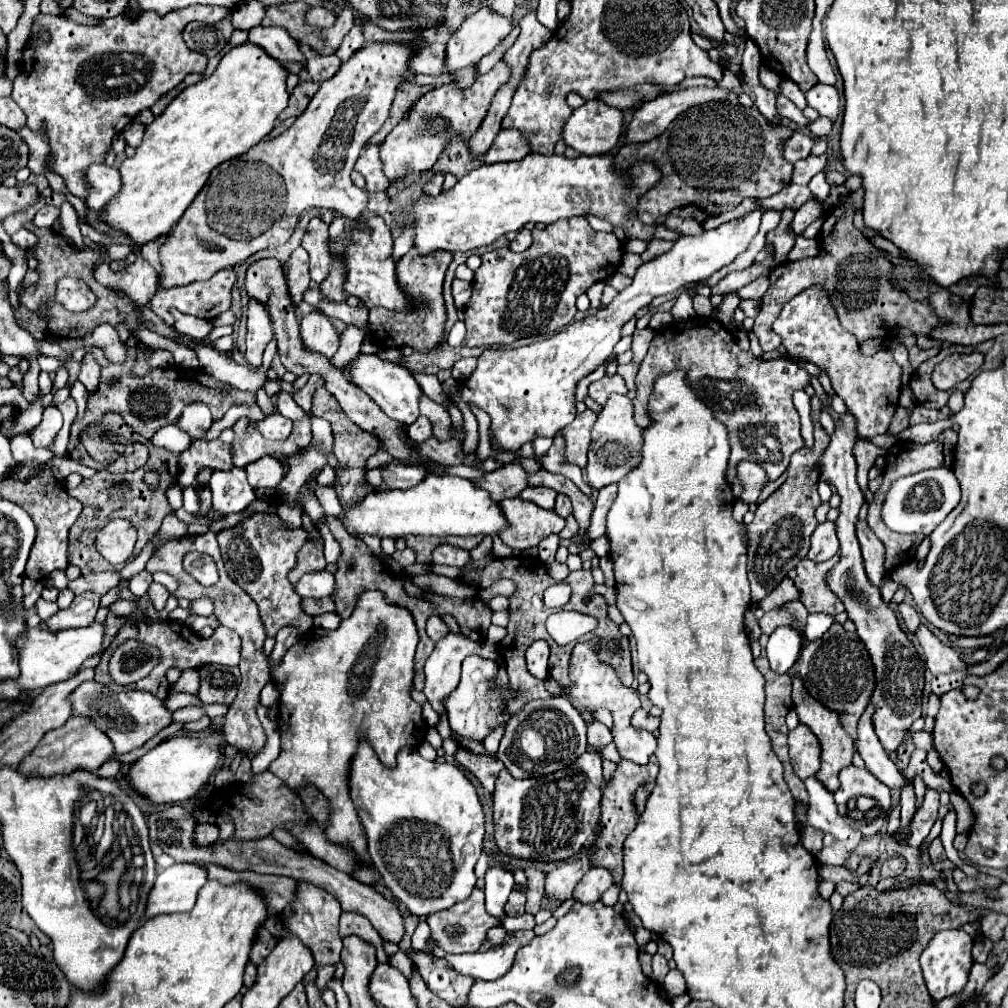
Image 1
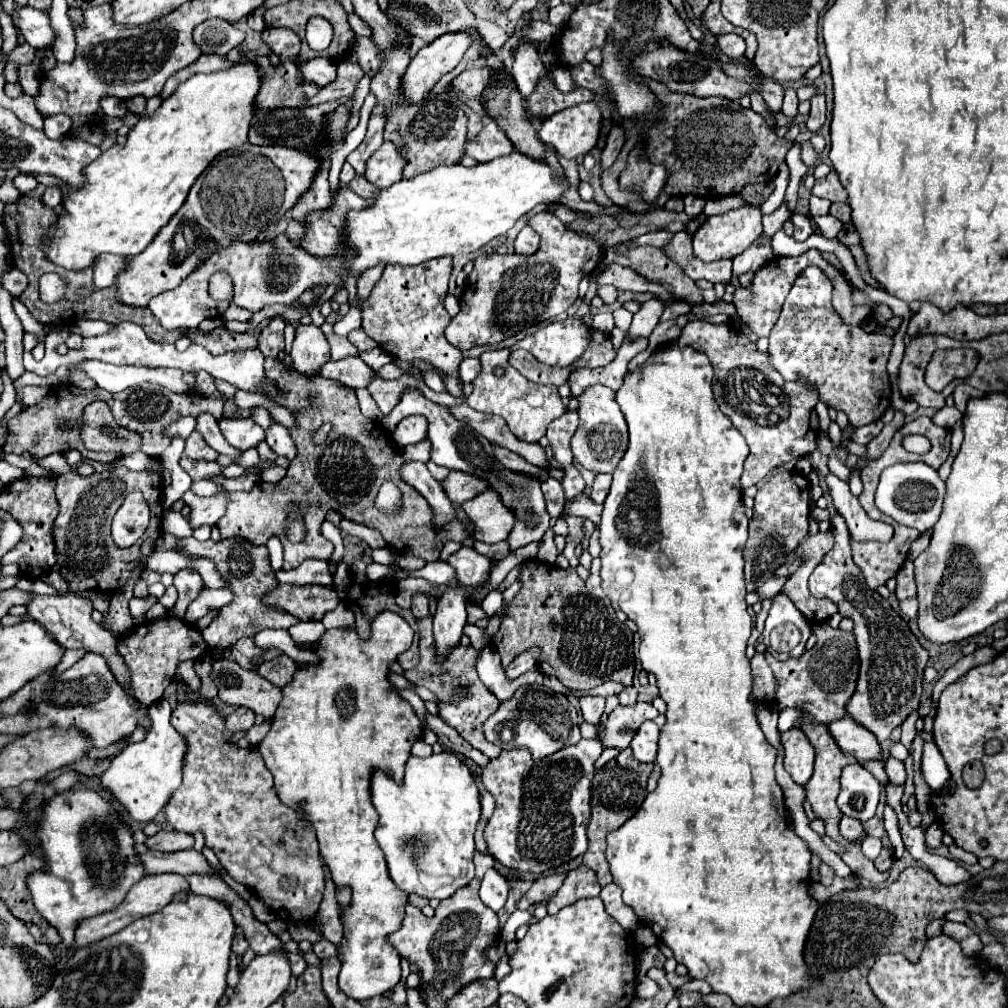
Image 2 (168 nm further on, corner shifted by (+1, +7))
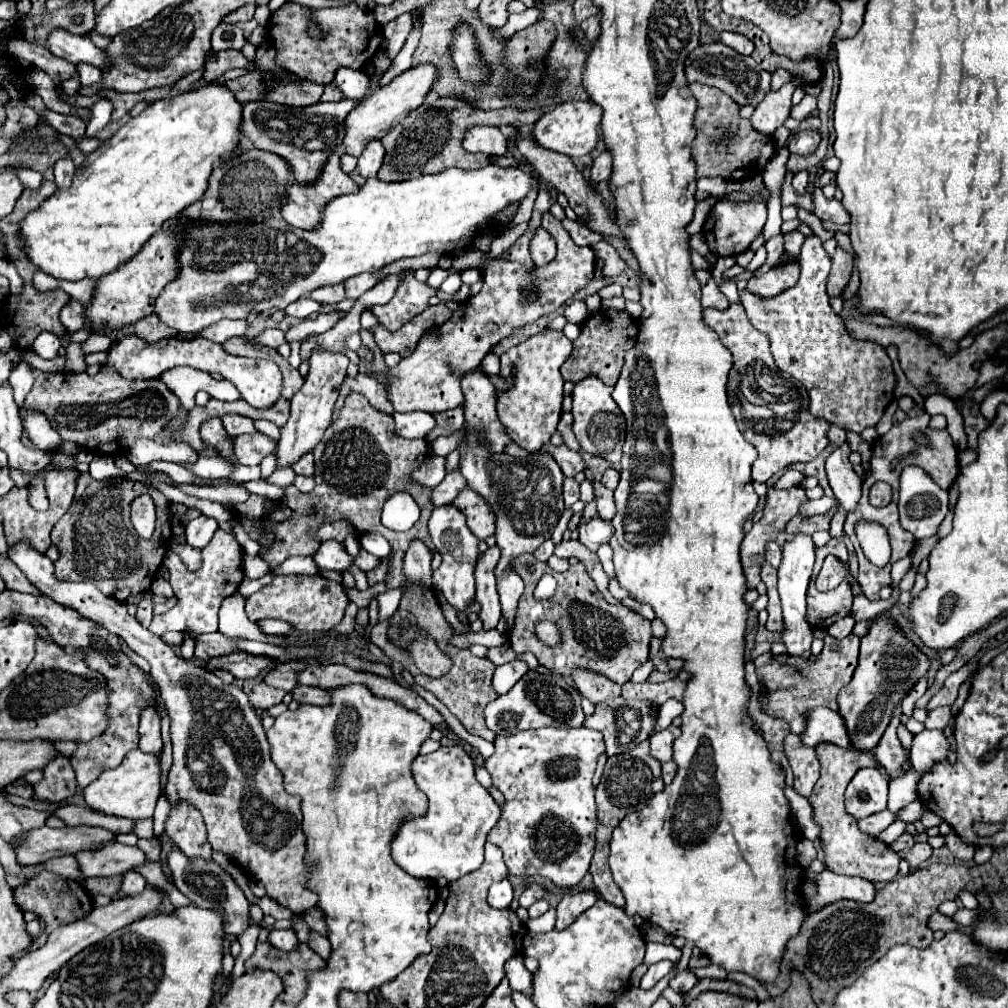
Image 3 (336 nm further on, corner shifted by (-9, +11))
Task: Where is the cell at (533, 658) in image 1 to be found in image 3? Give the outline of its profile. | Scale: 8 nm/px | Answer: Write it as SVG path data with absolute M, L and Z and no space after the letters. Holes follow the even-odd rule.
M516 659L516 661L510 661L510 663L506 663L506 665L496 667L494 677L492 677L492 687L494 687L494 691L496 691L498 695L508 693L526 671L528 671L528 665L526 665L524 661L518 661L518 659Z

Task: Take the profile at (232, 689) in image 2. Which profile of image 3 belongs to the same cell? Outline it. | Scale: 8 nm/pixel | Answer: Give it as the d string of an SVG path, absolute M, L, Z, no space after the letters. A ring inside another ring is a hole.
M298 685L294 689L294 699L298 703L308 703L308 705L330 705L330 691L328 689L314 689L314 687L302 687Z

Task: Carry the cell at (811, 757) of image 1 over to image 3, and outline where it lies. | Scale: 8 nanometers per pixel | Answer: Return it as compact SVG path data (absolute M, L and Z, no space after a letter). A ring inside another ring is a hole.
M790 733L784 739L784 753L794 773L794 791L808 799L818 781L818 773L820 773L814 747L804 747L800 743L800 737Z

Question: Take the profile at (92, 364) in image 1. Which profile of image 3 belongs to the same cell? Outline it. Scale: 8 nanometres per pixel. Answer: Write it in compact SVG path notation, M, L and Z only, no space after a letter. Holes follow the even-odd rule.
M72 299L72 301L66 305L66 309L60 311L60 321L62 321L62 325L64 325L70 333L84 327L82 309L84 309L84 305L82 305L80 301L74 301L74 299Z

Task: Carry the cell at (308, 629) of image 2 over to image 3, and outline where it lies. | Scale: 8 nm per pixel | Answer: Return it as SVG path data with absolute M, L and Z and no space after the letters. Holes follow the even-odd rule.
M262 619L262 621L258 621L256 625L258 625L258 627L260 627L260 631L262 631L262 633L266 633L266 635L282 635L282 633L290 633L290 631L292 631L288 623L284 625L284 621Z

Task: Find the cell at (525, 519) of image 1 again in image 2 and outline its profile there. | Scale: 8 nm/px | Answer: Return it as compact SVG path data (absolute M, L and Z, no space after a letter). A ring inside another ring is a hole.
M484 491L478 497L466 501L464 511L470 521L474 521L476 531L474 539L484 543L498 543L508 539L508 533L514 525L514 513L502 503L502 497L496 491Z

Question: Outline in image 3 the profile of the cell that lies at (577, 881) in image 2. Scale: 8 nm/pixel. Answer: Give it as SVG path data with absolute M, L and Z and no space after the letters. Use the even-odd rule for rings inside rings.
M582 891L582 893L574 893L574 895L566 895L556 911L558 911L558 921L556 921L556 929L566 929L570 923L574 923L586 909L590 909L596 903L596 893L594 891Z

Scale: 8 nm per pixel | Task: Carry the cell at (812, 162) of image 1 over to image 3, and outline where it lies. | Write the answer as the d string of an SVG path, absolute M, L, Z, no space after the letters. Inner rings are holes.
M800 129L800 131L792 133L792 137L788 141L790 153L796 153L796 155L808 155L808 153L816 151L818 145L820 145L820 135L816 129Z

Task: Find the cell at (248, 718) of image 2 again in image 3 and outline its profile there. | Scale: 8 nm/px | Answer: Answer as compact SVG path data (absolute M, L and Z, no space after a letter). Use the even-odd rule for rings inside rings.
M256 683L250 691L250 703L254 709L270 709L272 705L278 705L282 699L284 699L286 691L282 689L274 689L274 687L268 687L266 683Z

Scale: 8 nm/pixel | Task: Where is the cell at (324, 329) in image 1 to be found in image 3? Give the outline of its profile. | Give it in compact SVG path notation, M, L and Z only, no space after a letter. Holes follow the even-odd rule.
M316 351L310 357L308 379L304 381L302 389L292 397L290 419L282 427L282 435L280 435L278 449L276 449L276 457L278 457L278 465L276 467L280 467L280 469L292 467L292 463L298 461L298 457L302 457L302 453L308 453L318 445L318 441L322 439L326 427L330 425L332 409L334 409L334 403L338 399L338 391L340 391L342 379L346 375L346 367L348 367L348 357L340 355L340 353Z

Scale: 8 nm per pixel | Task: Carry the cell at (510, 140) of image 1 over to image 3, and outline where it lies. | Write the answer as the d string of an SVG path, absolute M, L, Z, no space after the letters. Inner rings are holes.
M470 127L466 131L466 137L462 139L462 147L468 153L504 155L506 145L508 145L508 141L498 127Z

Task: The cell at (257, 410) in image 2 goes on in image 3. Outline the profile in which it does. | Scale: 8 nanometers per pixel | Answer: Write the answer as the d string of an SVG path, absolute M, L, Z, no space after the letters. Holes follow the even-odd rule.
M268 455L268 457L262 459L262 463L260 463L260 469L262 469L260 479L262 479L262 481L266 481L266 479L274 473L274 469L276 469L276 459L274 459L274 457L276 457L276 455Z

